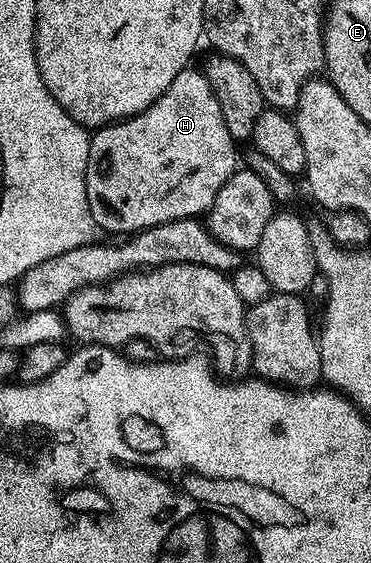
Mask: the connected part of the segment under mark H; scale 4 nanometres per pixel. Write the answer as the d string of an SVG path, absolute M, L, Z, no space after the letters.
M194 70L176 73L165 93L140 114L97 128L91 134L86 170L88 209L103 232L137 233L177 219L205 216L212 201L216 201L218 190L239 170L236 140L228 133L228 125L224 125L220 101L205 74Z

